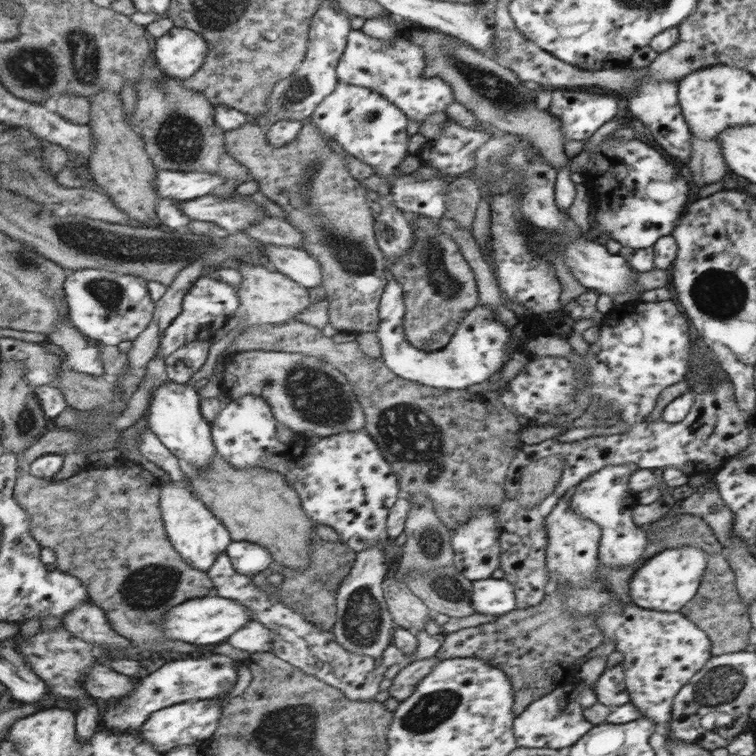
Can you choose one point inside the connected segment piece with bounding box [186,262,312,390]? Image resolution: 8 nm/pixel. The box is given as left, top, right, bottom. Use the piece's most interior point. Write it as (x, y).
(268, 298)

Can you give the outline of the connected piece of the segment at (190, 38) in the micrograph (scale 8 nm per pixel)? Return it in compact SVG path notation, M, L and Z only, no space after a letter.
M174 26L157 42L157 60L166 76L186 81L205 66L211 50L210 42L189 27Z

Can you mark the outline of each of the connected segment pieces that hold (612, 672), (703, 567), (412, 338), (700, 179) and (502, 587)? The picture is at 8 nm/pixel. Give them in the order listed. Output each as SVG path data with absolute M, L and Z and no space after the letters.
M622 663L615 665L613 668L604 670L594 685L589 686L600 704L613 709L632 702L632 696L625 682L625 673L626 668Z
M696 546L665 548L634 572L629 582L629 596L634 605L648 610L679 612L696 597L710 566L710 557Z
M410 214L409 220L413 230L416 231L416 244L403 258L390 262L390 275L396 277L398 284L402 285L404 304L407 313L403 316L404 336L412 346L423 350L425 353L444 349L465 321L467 314L480 304L480 291L477 289L477 277L473 267L462 254L462 246L456 238L450 238L445 231L438 226L434 218L424 218L416 214Z
M693 136L693 158L689 162L692 185L703 187L721 181L728 165L722 155L722 145L714 138L702 139Z
M486 578L472 586L474 612L502 616L517 608L517 594L513 584L505 579Z

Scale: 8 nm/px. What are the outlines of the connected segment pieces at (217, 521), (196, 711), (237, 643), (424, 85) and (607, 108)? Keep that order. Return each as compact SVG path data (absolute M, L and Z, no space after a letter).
M174 482L163 486L162 513L174 547L181 552L187 563L193 564L193 567L198 569L209 571L218 558L227 553L229 547L235 542L223 520L188 486Z
M216 699L183 702L154 713L146 726L141 728L140 733L152 741L164 754L180 746L203 744L211 739L220 728L224 708L222 701L216 701Z
M255 620L248 626L244 626L240 632L236 632L229 642L242 651L250 653L252 656L263 653L275 653L274 631L266 627L264 623Z
M358 29L349 35L344 56L337 66L337 78L352 86L378 91L400 107L410 120L422 123L431 114L444 113L450 104L457 102L453 88L444 79L427 75L428 66L425 51L410 39L396 37L395 42L390 44Z
M562 88L552 93L552 102L548 110L561 121L560 129L564 131L564 137L567 140L584 140L590 138L602 124L606 124L614 118L618 112L618 106L622 105L618 94L614 94L614 92L600 91L596 94Z

